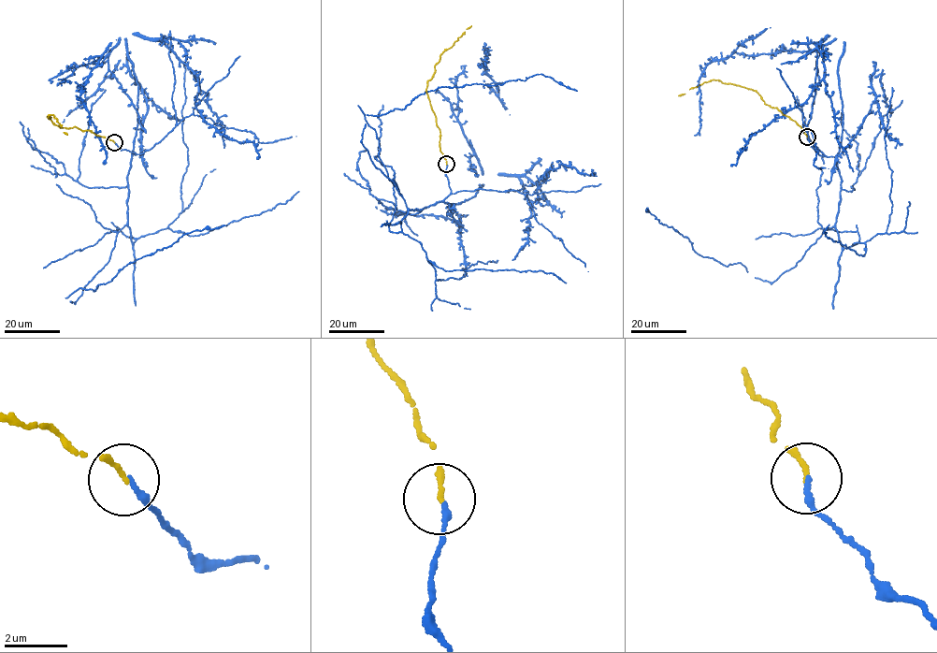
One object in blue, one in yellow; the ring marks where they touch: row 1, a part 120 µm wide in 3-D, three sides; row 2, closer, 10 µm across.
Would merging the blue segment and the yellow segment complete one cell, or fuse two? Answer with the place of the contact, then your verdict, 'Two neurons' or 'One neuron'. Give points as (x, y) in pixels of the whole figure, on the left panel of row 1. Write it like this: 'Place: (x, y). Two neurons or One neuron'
Place: (114, 142). One neuron

